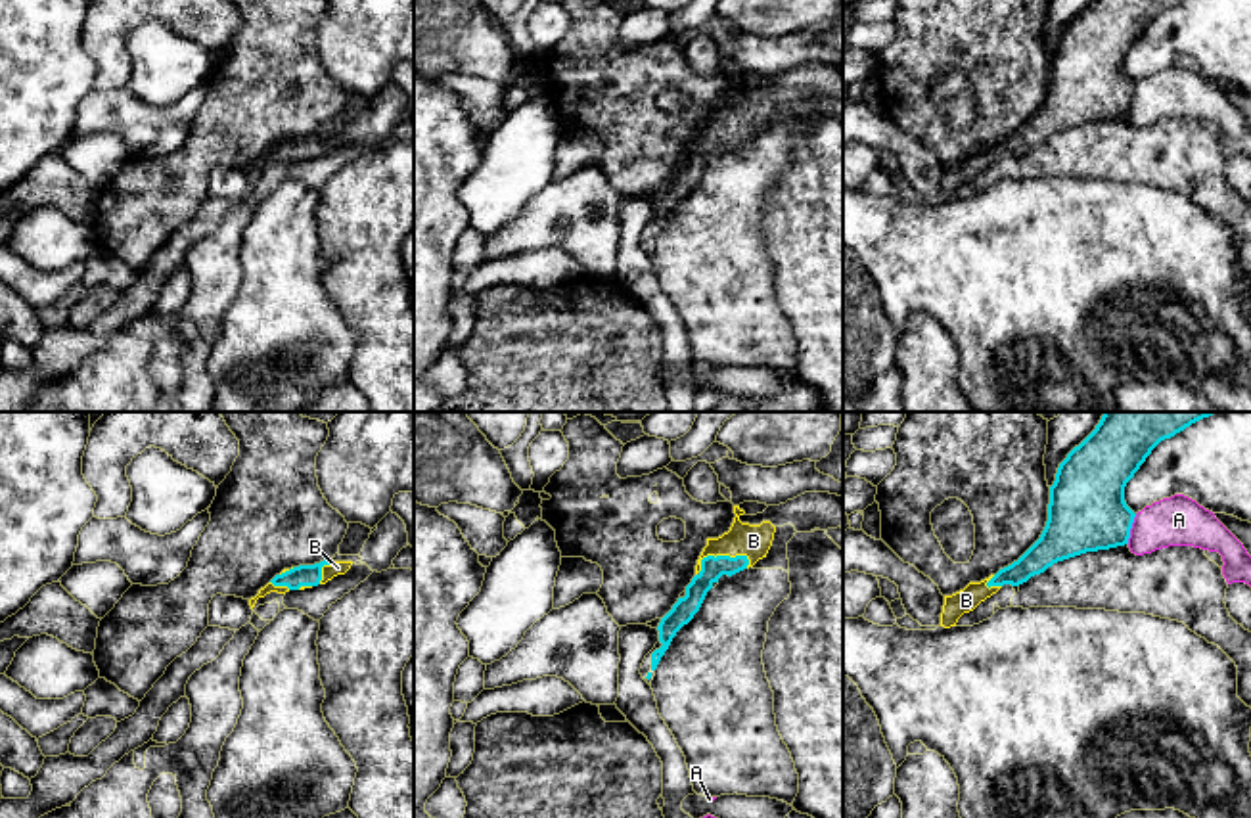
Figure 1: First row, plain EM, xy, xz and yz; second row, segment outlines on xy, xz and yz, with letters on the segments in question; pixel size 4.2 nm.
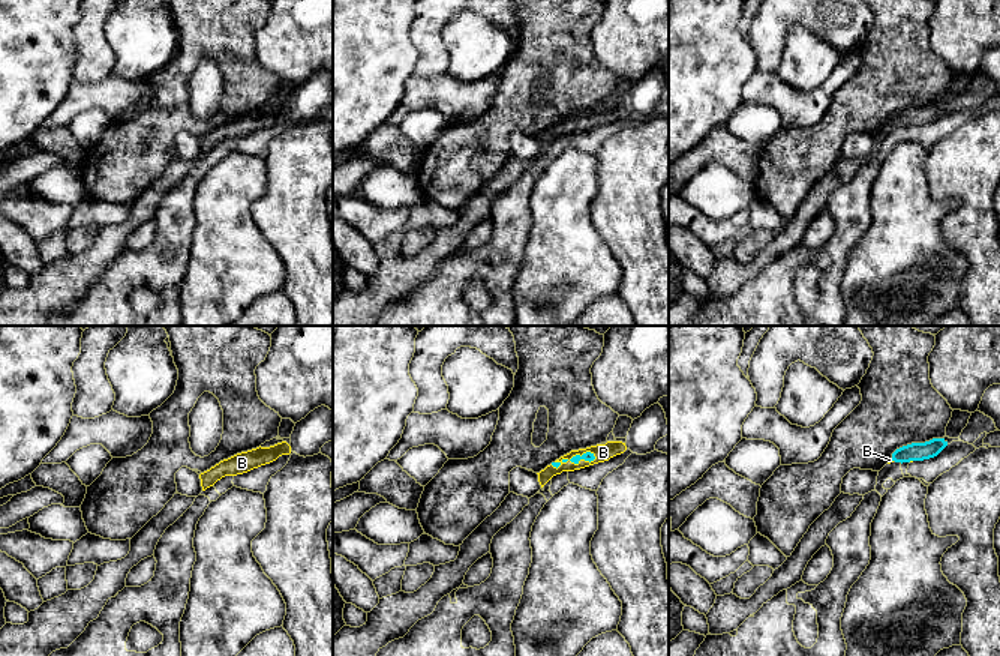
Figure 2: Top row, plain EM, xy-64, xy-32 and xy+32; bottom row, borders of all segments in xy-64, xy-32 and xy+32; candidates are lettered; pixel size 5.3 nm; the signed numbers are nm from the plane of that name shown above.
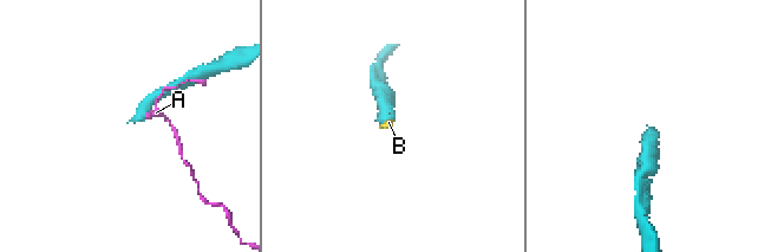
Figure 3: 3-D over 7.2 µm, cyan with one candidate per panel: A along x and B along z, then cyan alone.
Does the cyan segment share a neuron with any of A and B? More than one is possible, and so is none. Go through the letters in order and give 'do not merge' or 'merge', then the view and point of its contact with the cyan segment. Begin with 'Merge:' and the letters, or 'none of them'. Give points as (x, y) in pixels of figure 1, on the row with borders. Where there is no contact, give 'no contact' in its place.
Merge: B
A: do not merge; meets cyan in yz at (1131, 527)
B: merge; meets cyan in xz at (717, 556)

